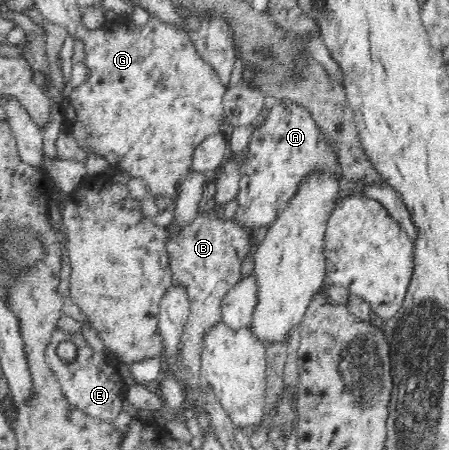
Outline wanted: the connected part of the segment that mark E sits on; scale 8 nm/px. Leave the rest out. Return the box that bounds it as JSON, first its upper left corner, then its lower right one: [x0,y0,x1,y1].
[45,328,125,423]

